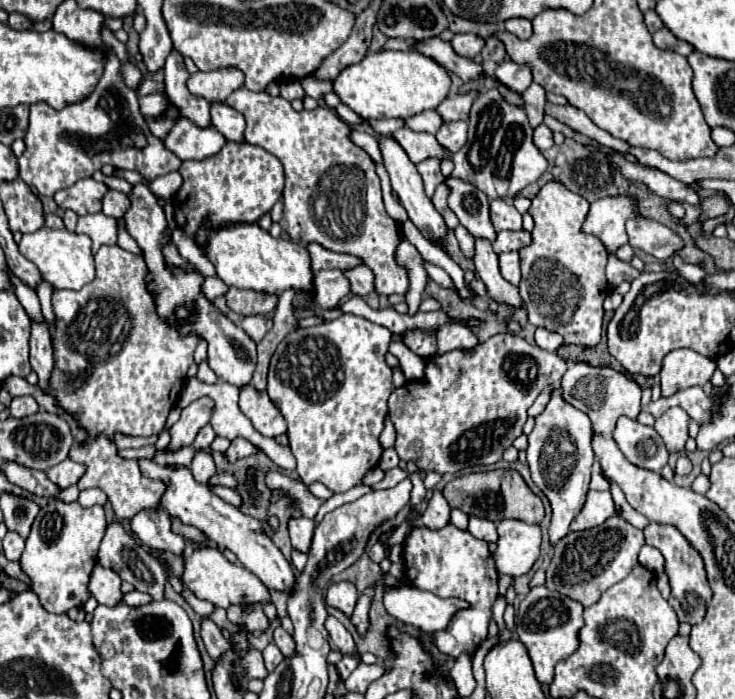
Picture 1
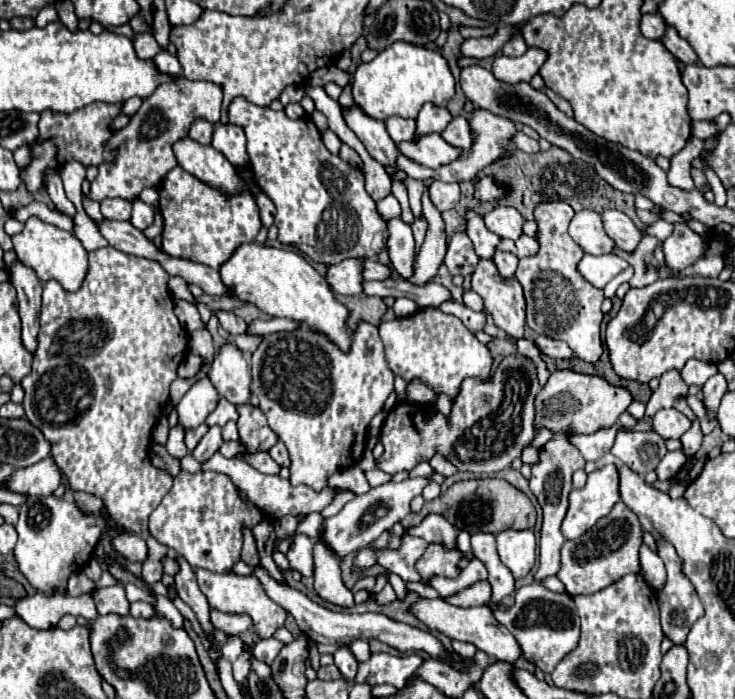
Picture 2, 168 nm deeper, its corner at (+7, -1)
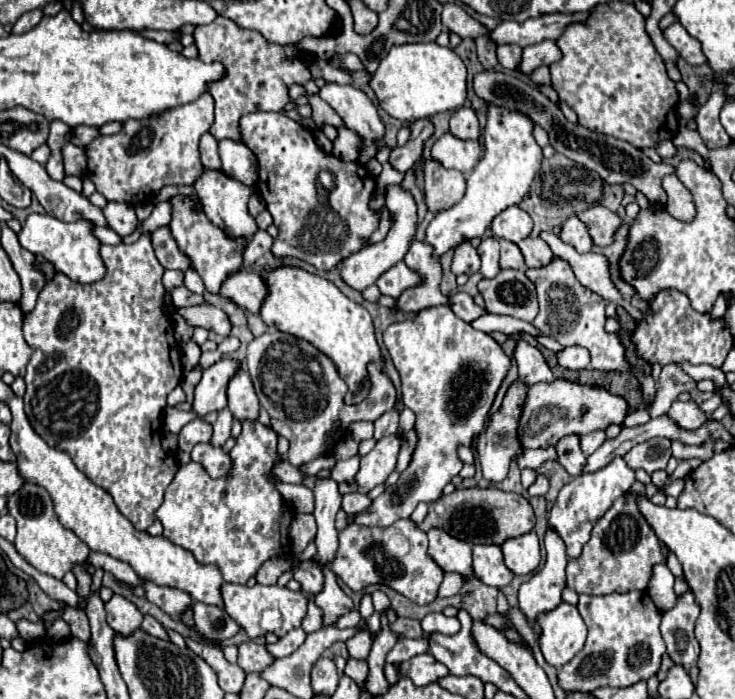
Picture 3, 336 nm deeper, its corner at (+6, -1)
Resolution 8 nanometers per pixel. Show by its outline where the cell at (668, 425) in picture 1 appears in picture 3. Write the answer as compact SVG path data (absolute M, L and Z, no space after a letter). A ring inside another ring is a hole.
M675 401L671 405L671 409L667 411L667 415L677 423L677 427L681 427L683 431L695 431L697 427L701 427L707 419L707 413L703 413L697 403L689 401L689 403L683 403L683 401Z

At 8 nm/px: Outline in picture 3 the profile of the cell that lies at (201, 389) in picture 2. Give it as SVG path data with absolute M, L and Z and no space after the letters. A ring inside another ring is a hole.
M219 359L203 371L203 377L195 387L191 405L191 411L195 411L197 417L205 417L211 411L221 411L227 407L225 389L227 379L231 379L231 375L235 373L235 367L239 367L239 363L231 359Z

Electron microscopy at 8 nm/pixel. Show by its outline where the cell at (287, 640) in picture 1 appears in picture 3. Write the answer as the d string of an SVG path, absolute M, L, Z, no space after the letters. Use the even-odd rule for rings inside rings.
M223 583L221 585L221 597L223 597L223 609L227 611L227 615L237 621L251 639L265 635L263 627L261 627L261 617L263 611L267 609L275 609L281 615L281 627L279 627L279 635L285 635L287 631L295 629L301 625L301 619L307 613L307 599L303 597L301 591L291 591L287 587L277 587L277 585L255 585L255 587L247 587L247 585L233 585L233 583Z

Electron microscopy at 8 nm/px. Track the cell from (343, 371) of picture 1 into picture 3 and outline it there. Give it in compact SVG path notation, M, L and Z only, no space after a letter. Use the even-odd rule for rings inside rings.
M269 327L267 333L251 341L247 349L247 367L255 393L271 417L273 431L289 441L287 461L295 467L331 453L339 441L337 435L345 435L351 423L379 419L393 409L397 397L389 375L377 363L369 363L369 393L361 403L349 405L345 401L347 385L339 377L335 363L305 339L275 327Z

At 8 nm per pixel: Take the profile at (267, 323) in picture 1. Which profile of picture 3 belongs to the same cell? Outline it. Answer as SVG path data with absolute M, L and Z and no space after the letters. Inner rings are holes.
M197 305L197 307L185 307L179 309L179 313L193 325L193 327L207 327L211 331L215 331L217 335L227 337L231 333L231 323L229 317L225 315L225 311L213 307L213 305Z

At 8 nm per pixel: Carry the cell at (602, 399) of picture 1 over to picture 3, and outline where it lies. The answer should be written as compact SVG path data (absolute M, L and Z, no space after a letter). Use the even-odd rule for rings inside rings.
M555 379L551 383L537 383L529 387L523 415L519 421L519 435L525 449L555 445L565 435L587 435L597 429L605 429L611 423L623 423L629 407L619 395L609 393L603 387L581 385L567 379Z

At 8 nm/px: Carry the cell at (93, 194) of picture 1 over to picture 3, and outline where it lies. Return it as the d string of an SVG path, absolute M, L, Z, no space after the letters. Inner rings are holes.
M203 93L195 103L151 115L147 119L127 119L115 135L99 135L87 147L87 177L107 201L137 205L153 199L153 191L165 185L193 185L201 175L199 139L213 125L215 101Z

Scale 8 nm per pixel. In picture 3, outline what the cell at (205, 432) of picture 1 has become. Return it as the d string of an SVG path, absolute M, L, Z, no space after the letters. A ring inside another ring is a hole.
M195 417L191 423L187 423L181 433L179 433L179 449L185 451L185 453L191 453L191 449L197 445L197 443L207 443L211 439L211 425L201 419L201 417Z

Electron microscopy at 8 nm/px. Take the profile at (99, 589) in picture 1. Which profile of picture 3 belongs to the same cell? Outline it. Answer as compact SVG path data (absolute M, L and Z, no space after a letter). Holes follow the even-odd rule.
M117 593L109 601L105 601L105 611L111 629L123 635L131 635L131 631L135 631L135 627L139 627L143 621L141 611L123 595Z

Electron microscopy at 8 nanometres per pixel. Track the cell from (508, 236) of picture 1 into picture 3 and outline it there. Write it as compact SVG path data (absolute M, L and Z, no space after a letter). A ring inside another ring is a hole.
M527 237L519 241L517 247L521 249L527 267L541 267L543 263L549 263L553 259L553 251L539 237Z

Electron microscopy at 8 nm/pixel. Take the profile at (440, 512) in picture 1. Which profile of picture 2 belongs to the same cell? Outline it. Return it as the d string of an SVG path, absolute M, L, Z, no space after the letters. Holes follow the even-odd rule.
M428 515L418 527L412 527L408 529L410 535L416 535L416 537L422 537L426 539L428 543L442 543L446 549L456 549L456 535L458 535L458 529L448 523L442 515Z

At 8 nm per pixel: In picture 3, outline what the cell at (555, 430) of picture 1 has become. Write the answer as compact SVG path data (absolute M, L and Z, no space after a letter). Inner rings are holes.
M551 527L545 531L545 549L545 567L519 589L519 607L535 633L539 633L535 617L541 611L555 609L561 603L561 589L565 587L567 551L563 539Z

